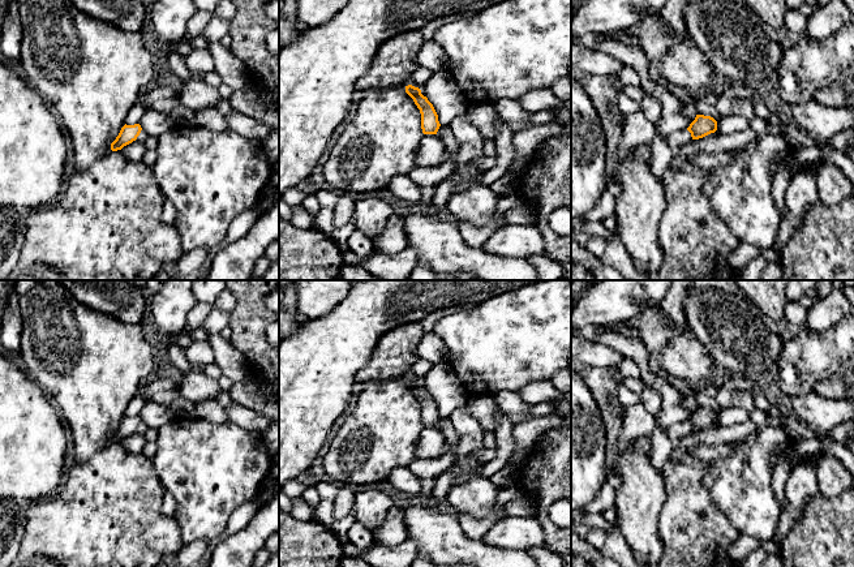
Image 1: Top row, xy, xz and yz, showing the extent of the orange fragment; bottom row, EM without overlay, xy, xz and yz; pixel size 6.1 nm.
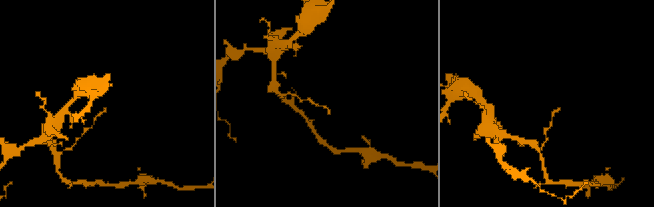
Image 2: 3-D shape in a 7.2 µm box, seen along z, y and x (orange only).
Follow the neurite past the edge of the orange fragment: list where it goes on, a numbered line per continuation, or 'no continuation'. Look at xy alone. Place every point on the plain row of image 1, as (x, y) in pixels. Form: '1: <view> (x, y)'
no continuation

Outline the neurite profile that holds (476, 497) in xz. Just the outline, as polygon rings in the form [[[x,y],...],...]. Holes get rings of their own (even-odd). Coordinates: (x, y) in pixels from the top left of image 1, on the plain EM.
[[[479,476],[462,484],[451,485],[447,502],[456,508],[458,515],[482,519],[498,516],[498,521],[508,515],[505,507],[495,504],[498,487],[489,477]]]

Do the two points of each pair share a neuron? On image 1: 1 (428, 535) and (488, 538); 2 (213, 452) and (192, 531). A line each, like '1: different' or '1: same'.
1: different
2: same

